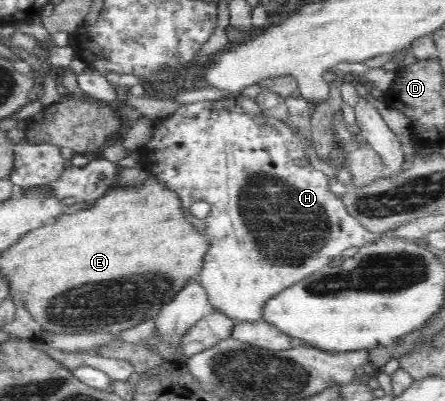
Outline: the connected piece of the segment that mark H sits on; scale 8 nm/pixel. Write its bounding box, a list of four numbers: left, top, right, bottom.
[138,92,383,322]

